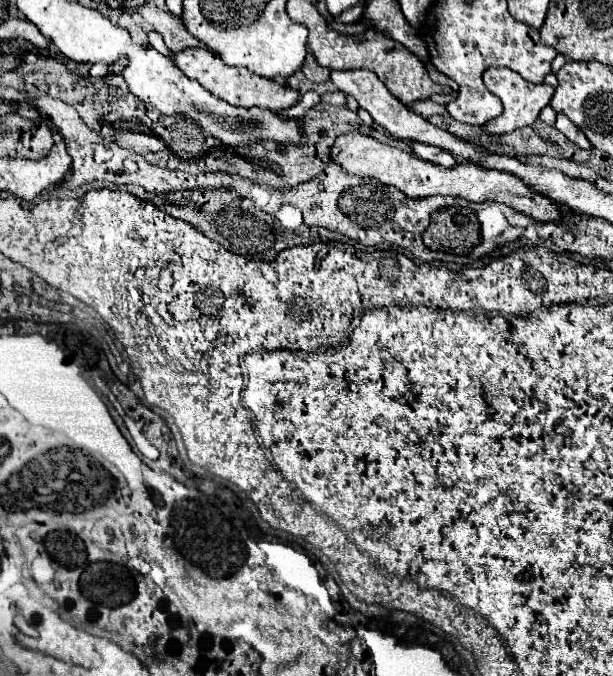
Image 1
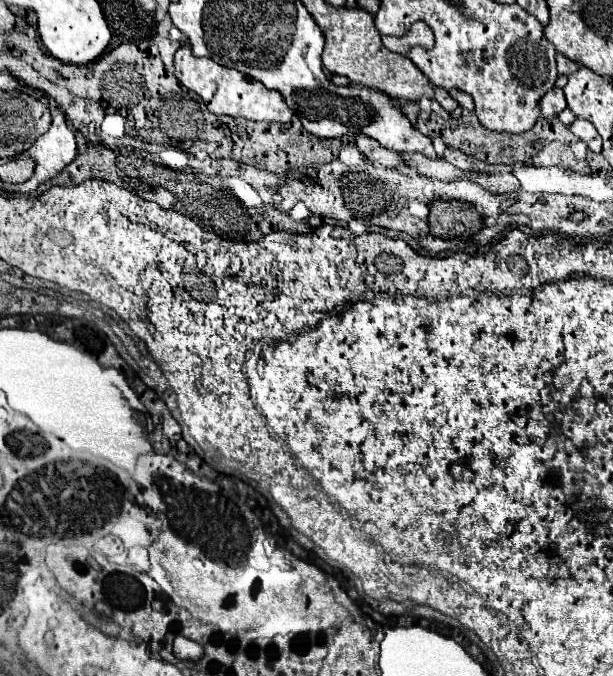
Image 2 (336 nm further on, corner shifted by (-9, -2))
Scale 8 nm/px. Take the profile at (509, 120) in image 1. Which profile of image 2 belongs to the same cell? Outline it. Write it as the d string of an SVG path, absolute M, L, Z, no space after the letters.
M550 88L540 100L540 114L546 120L552 120L564 108L566 108L566 98L564 98L564 92L560 88Z

